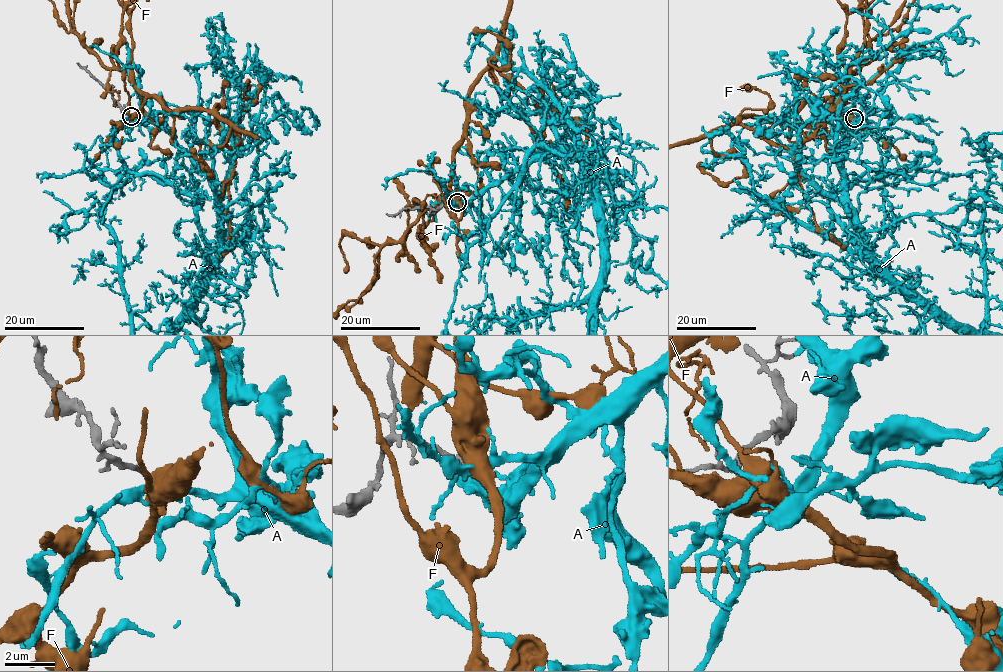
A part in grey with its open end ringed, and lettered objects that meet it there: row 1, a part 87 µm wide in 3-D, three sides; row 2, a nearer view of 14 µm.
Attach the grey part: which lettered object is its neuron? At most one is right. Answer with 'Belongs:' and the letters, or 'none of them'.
Belongs: A

